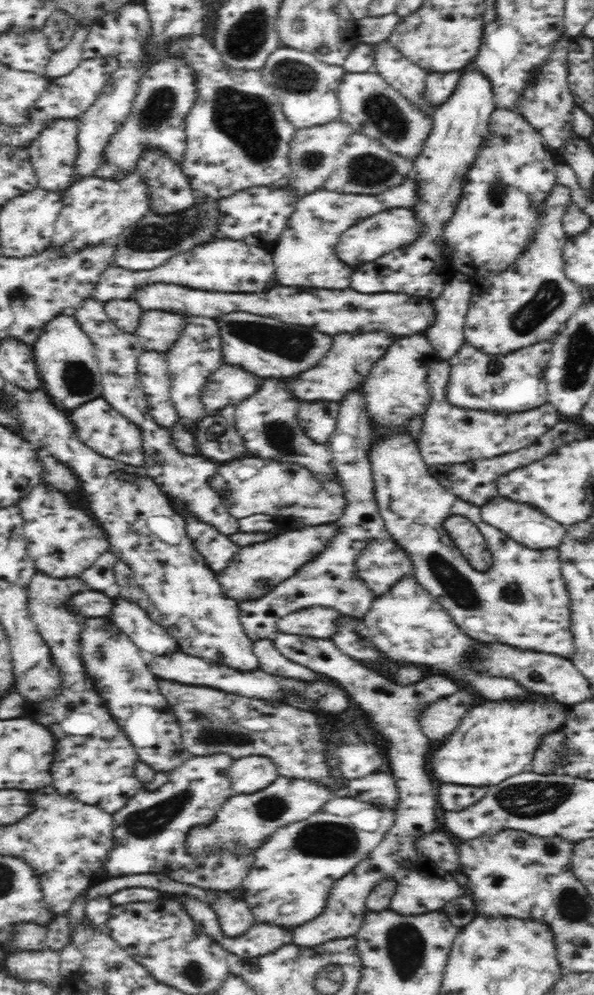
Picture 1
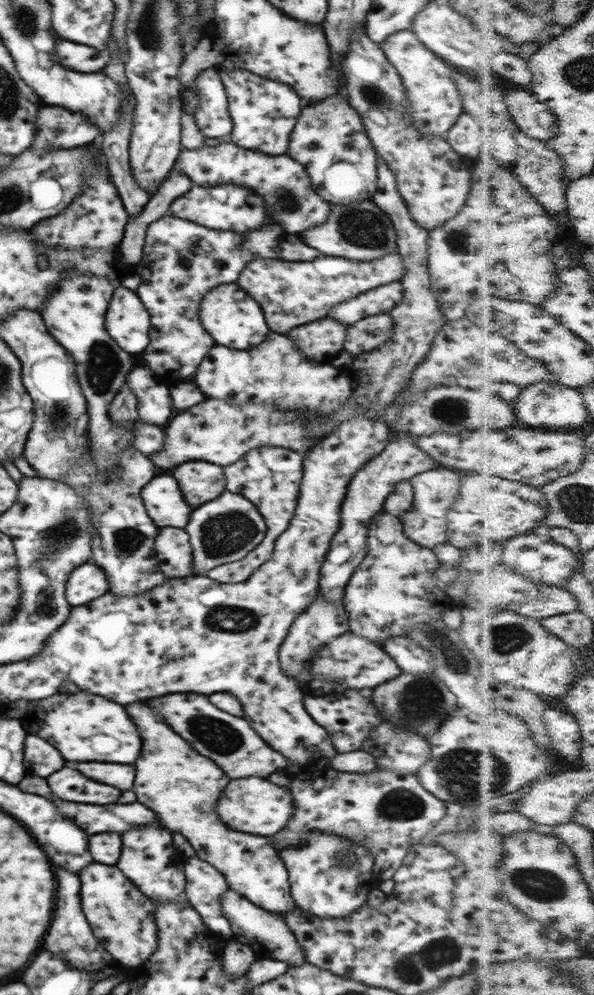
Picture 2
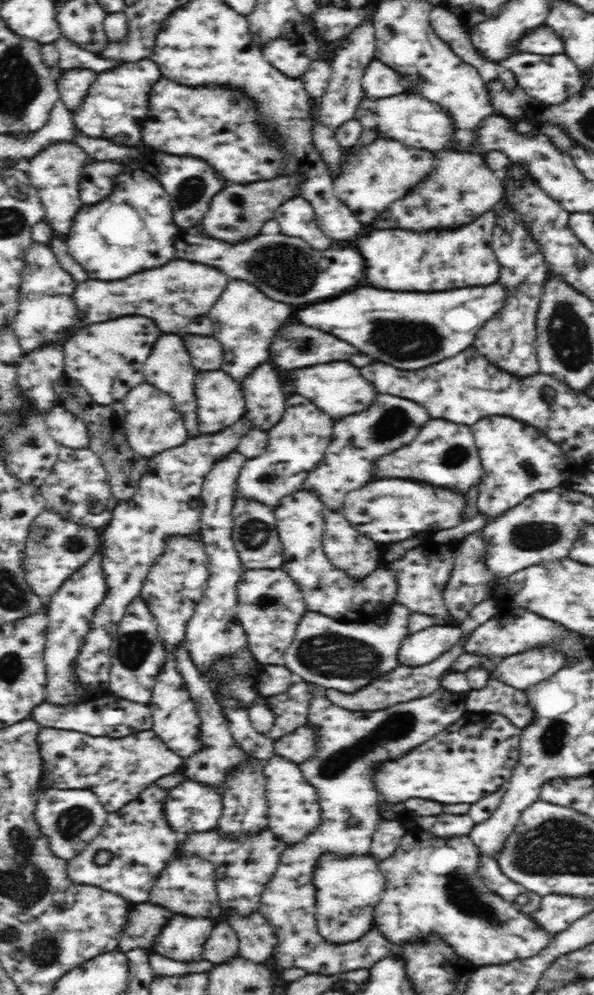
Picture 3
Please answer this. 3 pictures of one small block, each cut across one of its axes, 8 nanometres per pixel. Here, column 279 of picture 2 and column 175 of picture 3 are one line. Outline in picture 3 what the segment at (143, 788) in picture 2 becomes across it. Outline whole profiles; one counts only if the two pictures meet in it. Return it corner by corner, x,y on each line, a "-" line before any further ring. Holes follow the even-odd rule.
200,855
173,856
159,872
156,884
150,891
149,902
167,908
174,914
202,918
220,917
222,912
216,891
216,867

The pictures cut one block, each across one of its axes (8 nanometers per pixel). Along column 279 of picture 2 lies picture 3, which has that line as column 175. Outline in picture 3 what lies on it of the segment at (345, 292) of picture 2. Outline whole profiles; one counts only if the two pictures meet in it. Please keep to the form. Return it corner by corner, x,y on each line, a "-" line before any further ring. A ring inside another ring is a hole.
172,260
160,268
152,268
146,272
138,272
126,280
114,282
96,282
86,280
78,284
76,292
72,294
76,308
80,310
82,327
114,320
114,316
150,316
162,328
162,332
178,332
184,328
192,318
206,314
212,304
218,300
226,284
226,276
210,266
194,264
188,260

